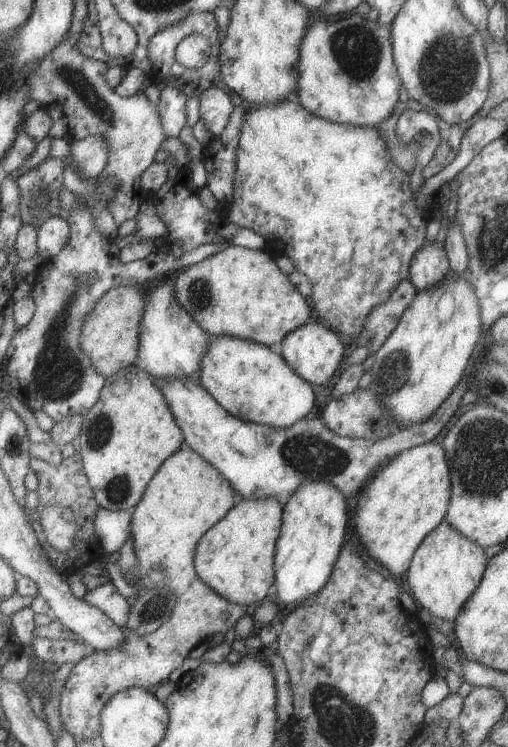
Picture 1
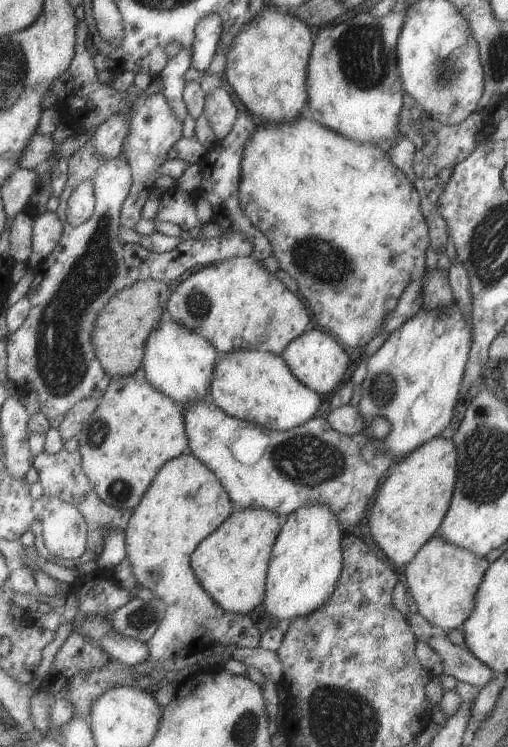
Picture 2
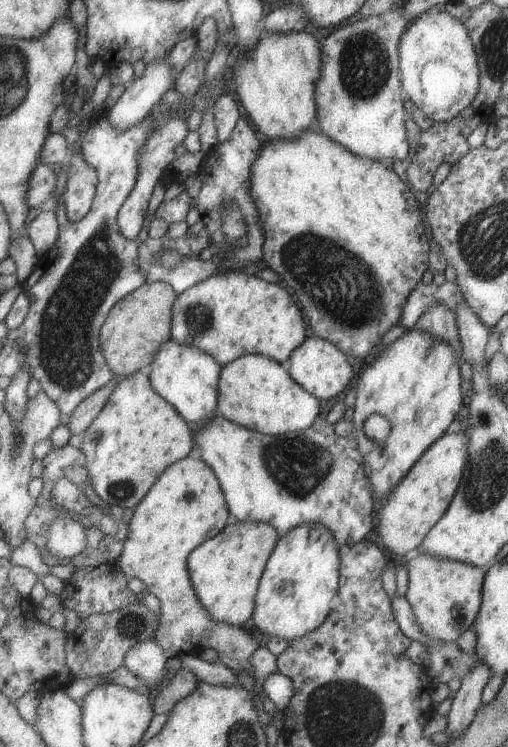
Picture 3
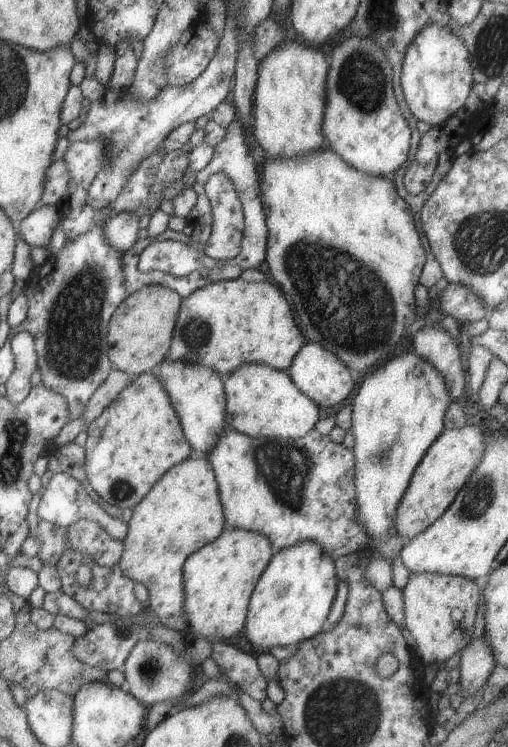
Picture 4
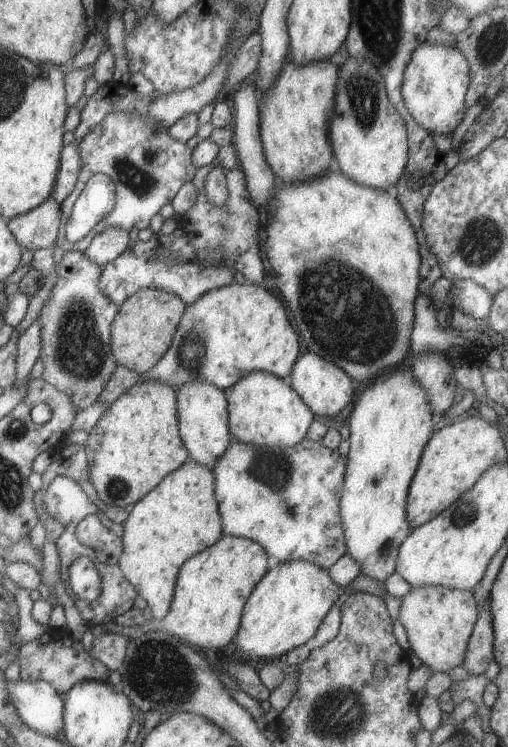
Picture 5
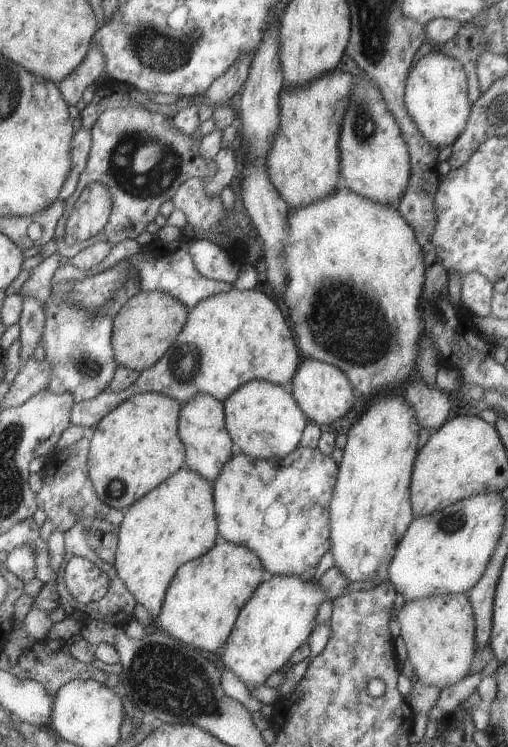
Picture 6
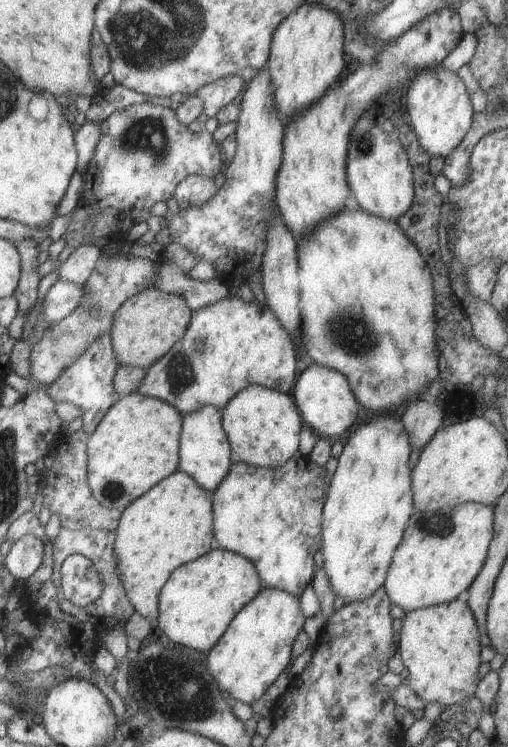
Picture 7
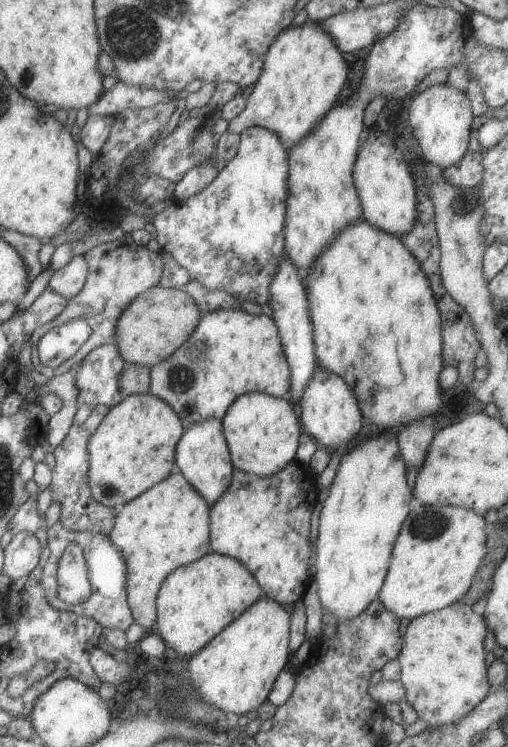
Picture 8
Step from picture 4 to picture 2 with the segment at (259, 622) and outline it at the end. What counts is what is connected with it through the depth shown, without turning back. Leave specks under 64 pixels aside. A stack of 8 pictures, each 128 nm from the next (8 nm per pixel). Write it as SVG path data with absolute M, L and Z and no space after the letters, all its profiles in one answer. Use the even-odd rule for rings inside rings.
M307 504L307 506L301 506L299 510L293 510L291 514L284 516L267 564L265 590L263 590L263 601L261 602L263 614L275 617L279 623L284 625L284 623L290 623L293 618L301 618L301 616L307 616L307 614L313 614L315 610L319 610L319 606L323 606L332 591L335 590L341 574L340 541L343 534L335 514L331 514L331 510L327 510L327 506Z

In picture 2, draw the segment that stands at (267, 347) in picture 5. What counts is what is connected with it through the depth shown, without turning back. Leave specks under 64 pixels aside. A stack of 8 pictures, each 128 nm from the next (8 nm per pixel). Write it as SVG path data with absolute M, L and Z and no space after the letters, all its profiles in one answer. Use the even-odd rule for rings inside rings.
M235 256L196 268L174 283L167 300L165 314L175 324L183 325L187 330L205 338L220 354L229 354L233 350L257 350L280 356L289 342L295 340L309 328L309 312L303 300L297 294L289 292L273 273L267 272L263 263L248 256Z

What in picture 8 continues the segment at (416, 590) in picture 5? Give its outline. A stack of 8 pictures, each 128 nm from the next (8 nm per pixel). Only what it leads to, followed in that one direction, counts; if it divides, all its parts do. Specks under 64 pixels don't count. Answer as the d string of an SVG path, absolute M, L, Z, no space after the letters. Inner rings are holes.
M462 600L405 622L402 645L397 658L400 664L399 681L403 685L406 702L413 707L417 718L428 723L427 727L458 721L487 696L490 684L486 677L486 653L483 652L485 631L483 617L475 614L471 605Z

